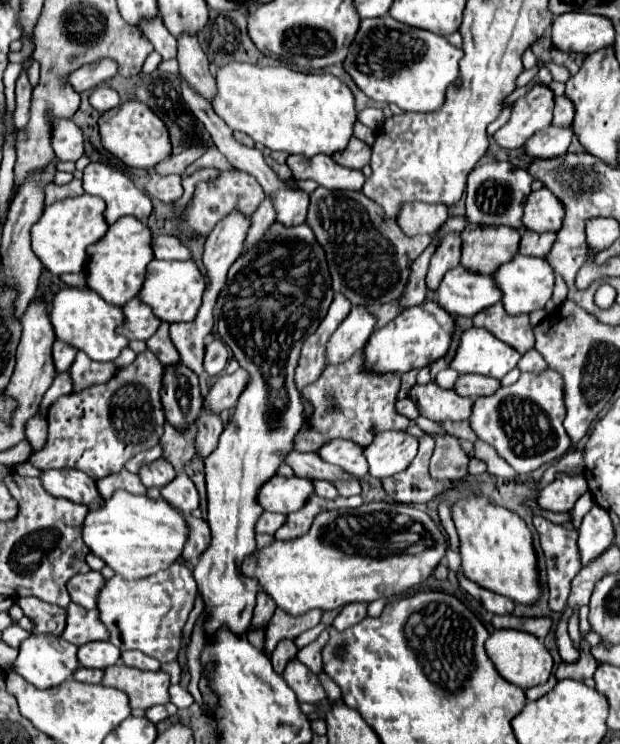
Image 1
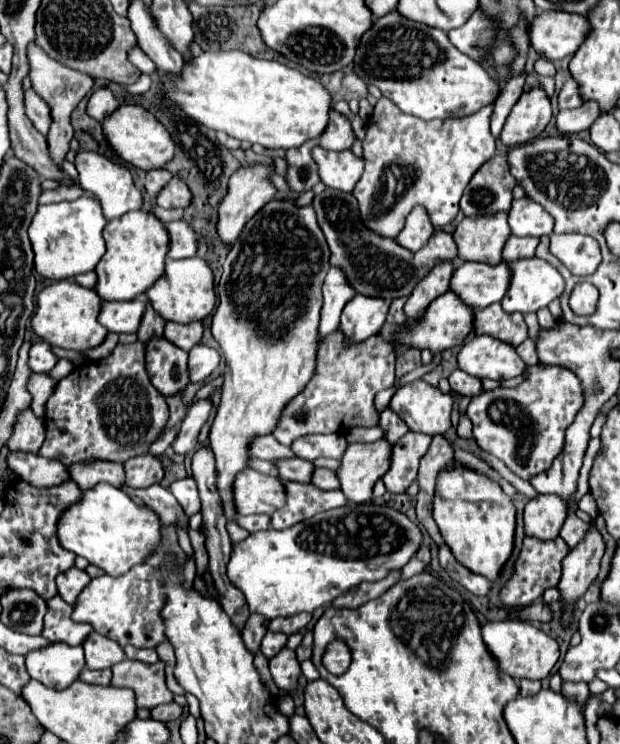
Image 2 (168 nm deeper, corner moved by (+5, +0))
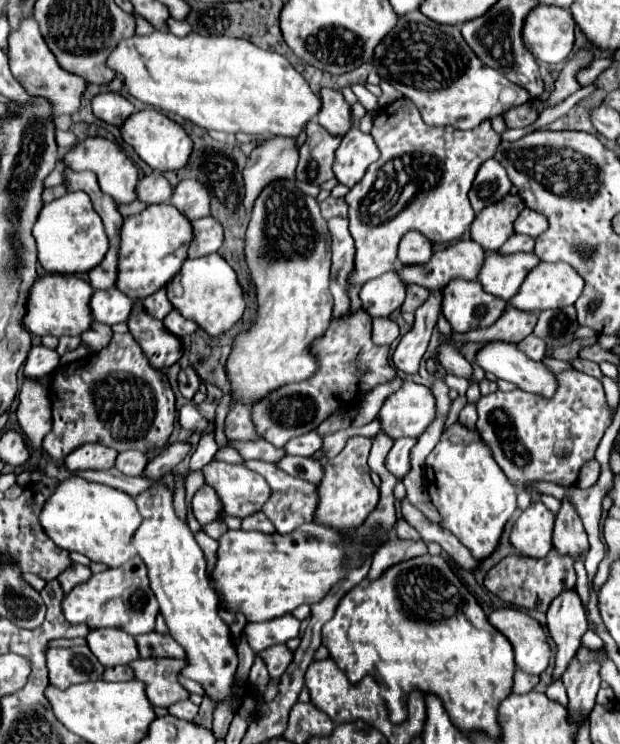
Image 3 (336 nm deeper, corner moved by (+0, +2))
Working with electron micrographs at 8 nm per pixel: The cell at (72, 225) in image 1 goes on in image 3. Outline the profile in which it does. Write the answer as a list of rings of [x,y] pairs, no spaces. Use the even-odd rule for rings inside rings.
[[[66,193],[52,203],[46,203],[34,225],[34,237],[38,243],[38,261],[48,273],[84,273],[96,267],[108,253],[108,235],[102,219],[92,209],[92,201],[86,193]]]

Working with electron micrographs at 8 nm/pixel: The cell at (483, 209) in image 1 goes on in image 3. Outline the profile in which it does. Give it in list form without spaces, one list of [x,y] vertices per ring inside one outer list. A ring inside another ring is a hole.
[[[488,159],[482,163],[482,167],[476,173],[476,179],[472,183],[472,189],[468,193],[472,209],[478,213],[484,207],[496,203],[498,199],[504,199],[512,189],[512,181],[508,179],[508,173],[496,159]]]

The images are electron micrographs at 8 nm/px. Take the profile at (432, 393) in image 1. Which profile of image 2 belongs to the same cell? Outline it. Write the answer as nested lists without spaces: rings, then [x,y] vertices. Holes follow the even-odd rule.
[[[421,379],[401,387],[389,403],[389,409],[405,421],[409,431],[431,437],[441,435],[451,427],[451,407],[451,395],[441,393]]]

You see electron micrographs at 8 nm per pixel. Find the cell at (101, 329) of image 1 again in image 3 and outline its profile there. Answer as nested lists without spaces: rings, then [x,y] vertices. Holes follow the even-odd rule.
[[[46,275],[38,279],[28,297],[28,313],[24,315],[24,325],[38,337],[44,335],[82,335],[92,325],[92,313],[88,311],[88,299],[92,295],[90,283],[74,275]]]

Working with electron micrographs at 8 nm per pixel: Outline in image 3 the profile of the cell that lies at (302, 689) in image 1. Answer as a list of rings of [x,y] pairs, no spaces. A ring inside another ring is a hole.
[[[274,645],[274,647],[268,647],[266,651],[262,651],[260,657],[268,663],[270,677],[272,679],[280,679],[280,675],[284,675],[288,665],[292,663],[294,653],[286,645]]]

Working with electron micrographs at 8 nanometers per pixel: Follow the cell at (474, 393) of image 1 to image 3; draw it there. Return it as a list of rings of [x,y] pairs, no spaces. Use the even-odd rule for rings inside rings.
[[[444,343],[444,345],[440,347],[438,363],[440,363],[440,365],[444,367],[444,371],[450,373],[450,375],[464,377],[464,379],[470,379],[470,377],[474,375],[472,365],[470,365],[450,343]]]

